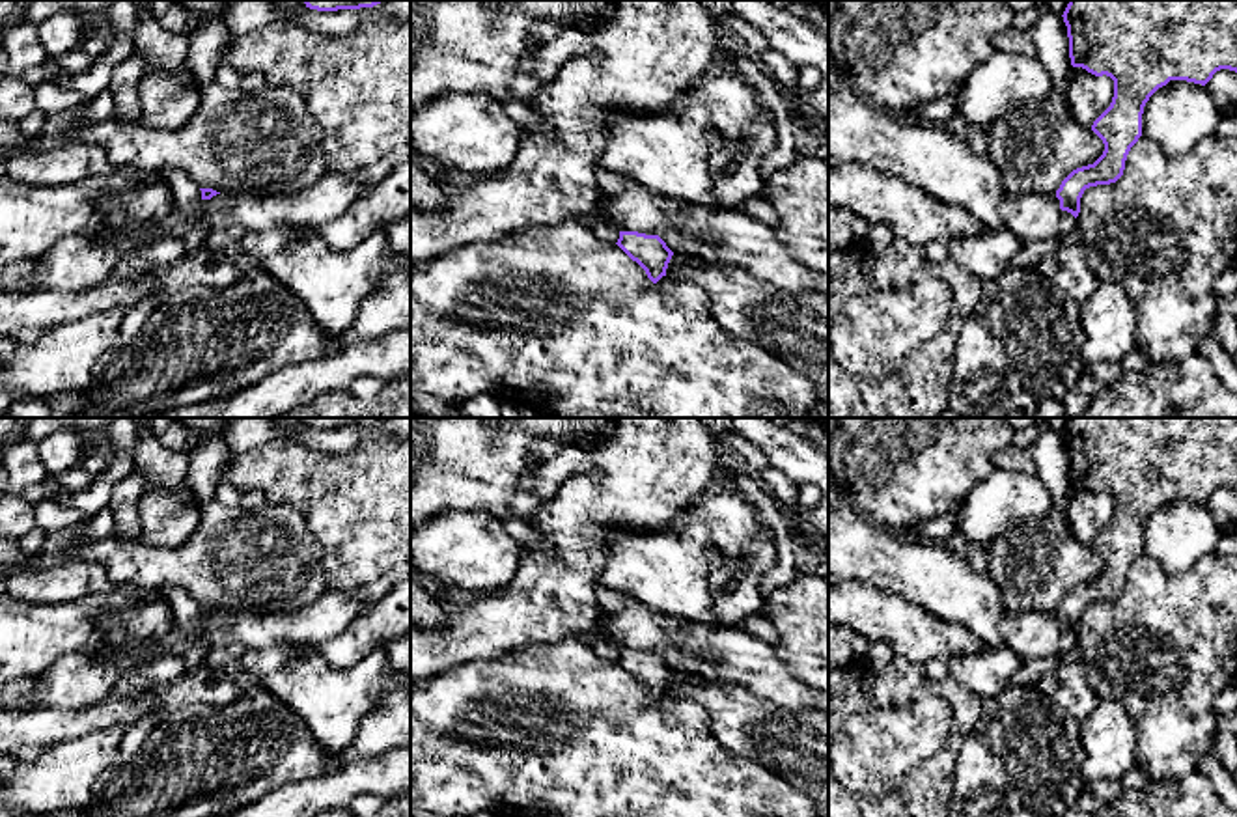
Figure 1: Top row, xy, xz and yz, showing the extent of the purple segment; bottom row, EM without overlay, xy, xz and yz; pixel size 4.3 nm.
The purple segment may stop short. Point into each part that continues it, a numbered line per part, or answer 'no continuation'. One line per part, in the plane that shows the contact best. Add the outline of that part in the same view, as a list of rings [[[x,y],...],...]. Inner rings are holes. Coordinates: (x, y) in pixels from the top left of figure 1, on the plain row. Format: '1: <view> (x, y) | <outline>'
no continuation

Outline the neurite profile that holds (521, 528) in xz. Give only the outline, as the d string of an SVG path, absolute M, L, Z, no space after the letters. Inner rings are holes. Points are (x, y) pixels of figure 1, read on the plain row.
M509 515L502 519L502 524L509 535L513 535L521 545L530 545L539 548L541 541L537 539L530 520L517 519L515 515Z

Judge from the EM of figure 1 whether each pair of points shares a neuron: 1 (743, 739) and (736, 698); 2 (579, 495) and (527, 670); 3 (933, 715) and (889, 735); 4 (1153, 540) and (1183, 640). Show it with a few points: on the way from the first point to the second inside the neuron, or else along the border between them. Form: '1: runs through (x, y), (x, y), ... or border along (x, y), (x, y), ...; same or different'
1: runs through (743, 730), (743, 719), (736, 707); same
2: border along (577, 636), (519, 646), (493, 661); different
3: runs through (922, 726), (913, 733), (900, 735); same
4: border along (1142, 553), (1172, 575), (1185, 573), (1204, 554); different

